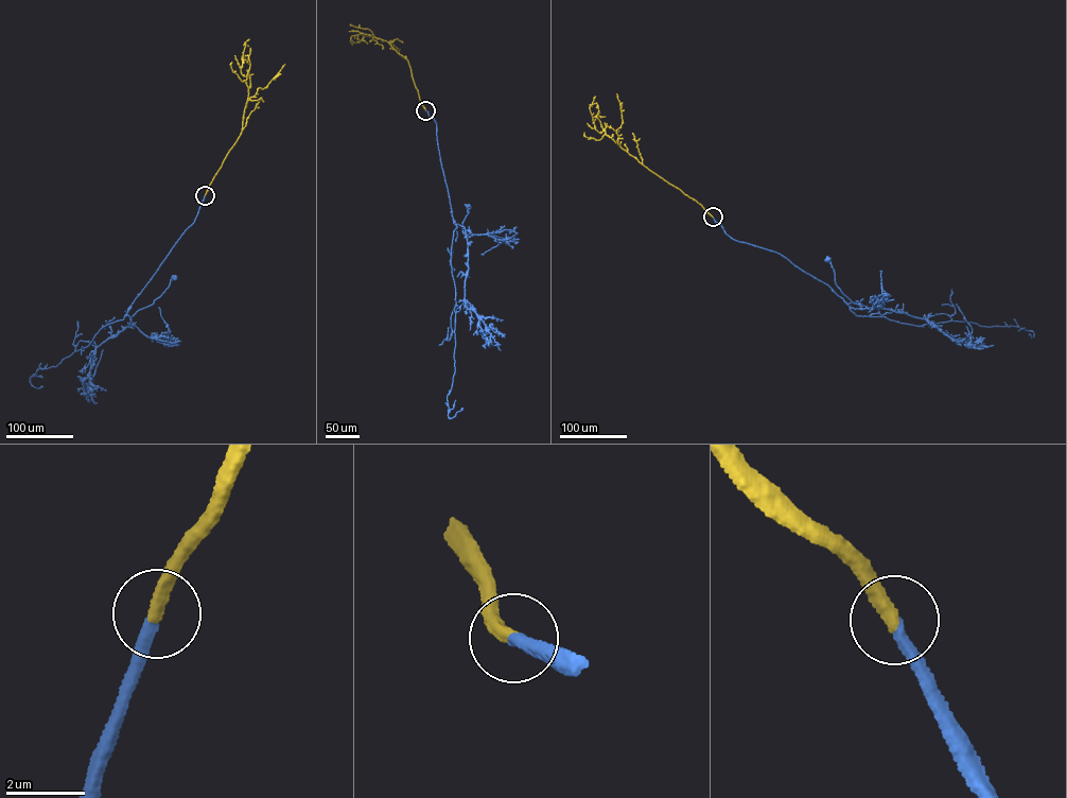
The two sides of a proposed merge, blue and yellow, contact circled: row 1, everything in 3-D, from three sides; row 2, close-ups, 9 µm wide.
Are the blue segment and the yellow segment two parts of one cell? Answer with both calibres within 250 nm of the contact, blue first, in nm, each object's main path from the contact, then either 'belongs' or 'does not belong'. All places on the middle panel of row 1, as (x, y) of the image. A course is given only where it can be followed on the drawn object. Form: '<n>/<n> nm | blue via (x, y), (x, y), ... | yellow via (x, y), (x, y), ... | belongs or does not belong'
300/360 nm | blue via (426, 110), (436, 123), (453, 220), (464, 226), (465, 233), (462, 224), (468, 206) | yellow via (426, 110), (405, 57), (386, 40), (362, 33), (350, 37), (352, 45) | belongs

